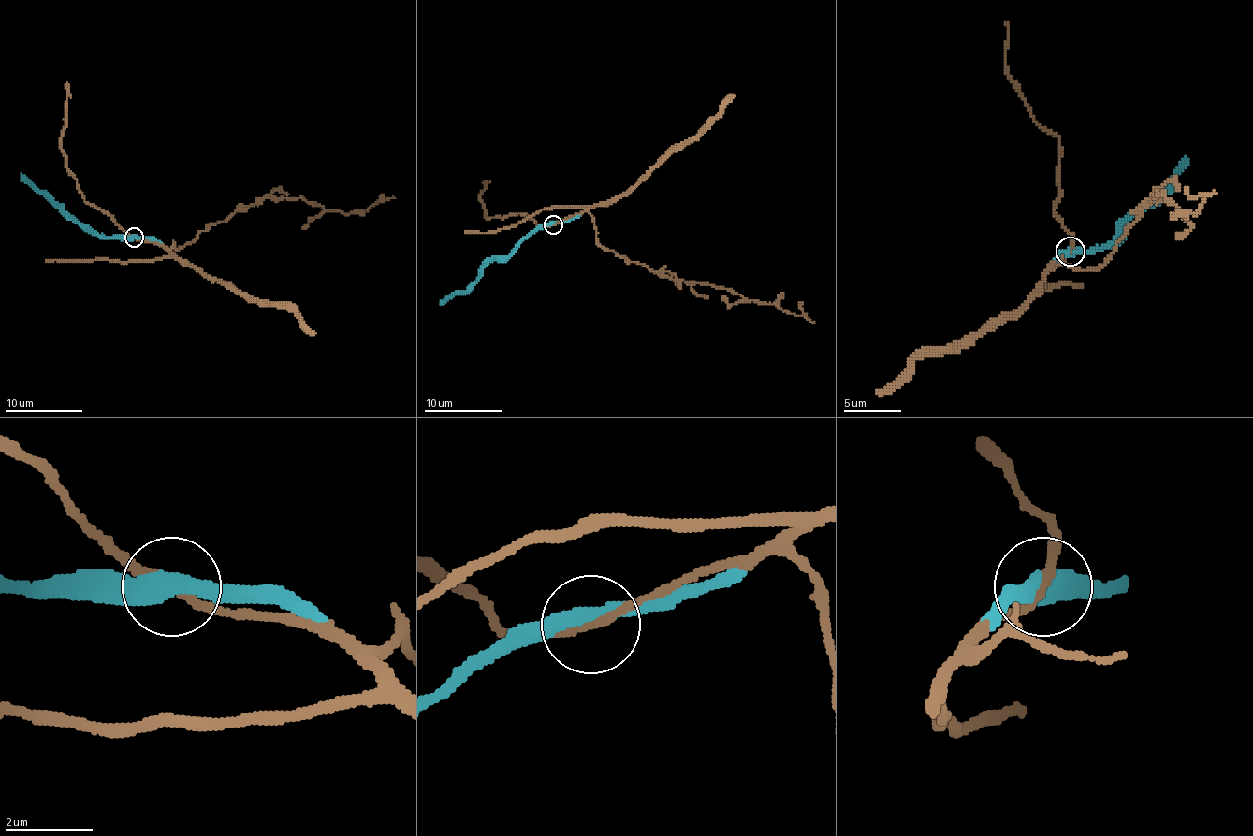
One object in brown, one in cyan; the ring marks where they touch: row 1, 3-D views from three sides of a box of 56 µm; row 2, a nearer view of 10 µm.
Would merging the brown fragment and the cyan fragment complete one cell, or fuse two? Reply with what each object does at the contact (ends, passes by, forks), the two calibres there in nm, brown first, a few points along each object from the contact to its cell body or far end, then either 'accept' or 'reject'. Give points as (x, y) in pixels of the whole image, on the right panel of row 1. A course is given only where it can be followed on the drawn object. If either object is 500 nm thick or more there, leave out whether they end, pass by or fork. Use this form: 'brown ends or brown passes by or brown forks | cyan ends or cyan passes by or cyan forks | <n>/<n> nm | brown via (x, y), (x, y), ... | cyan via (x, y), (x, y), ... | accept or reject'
brown passes by | cyan passes by | 190/400 nm | brown via (1070, 251), (1051, 265), (1094, 270), (1157, 193), (1162, 193), (1187, 216), (1205, 199), (1190, 196), (1185, 187) | cyan via (1068, 251), (1108, 247), (1116, 238), (1116, 230), (1171, 187), (1171, 176), (1185, 156) | accept

